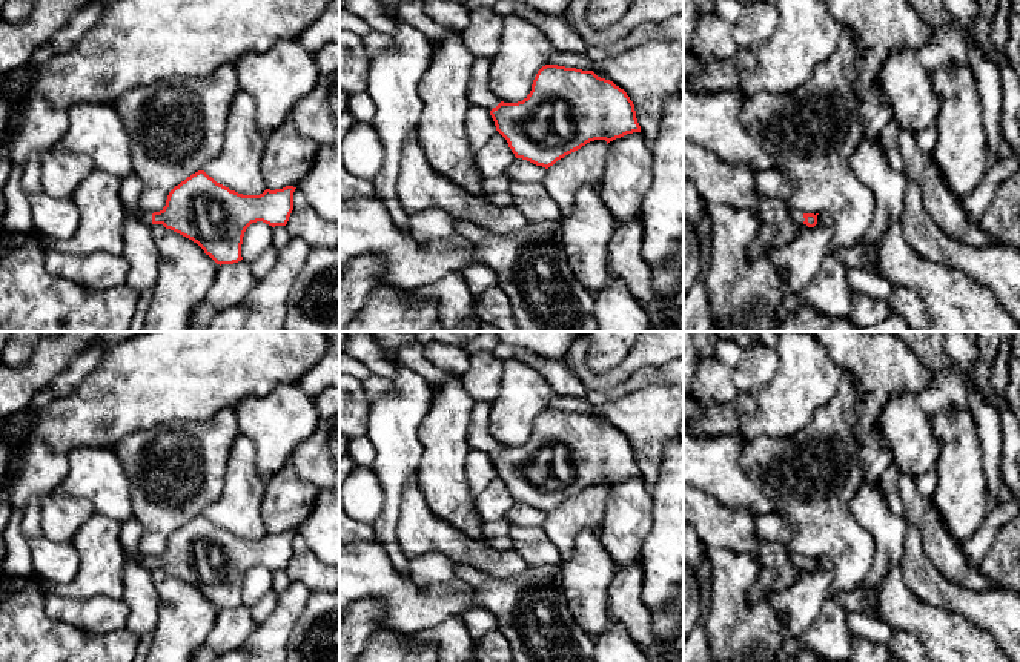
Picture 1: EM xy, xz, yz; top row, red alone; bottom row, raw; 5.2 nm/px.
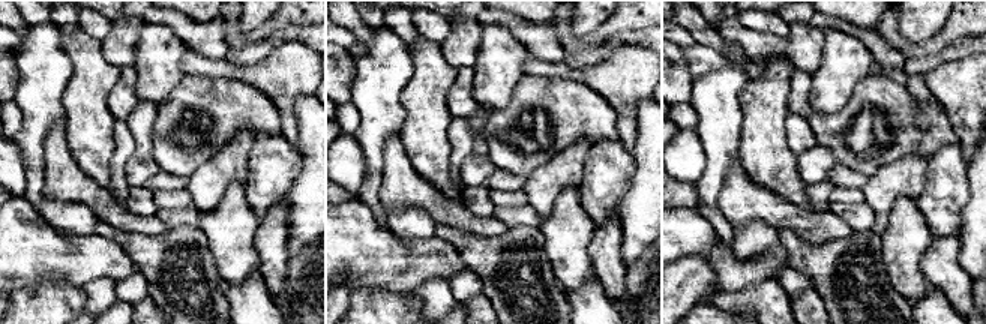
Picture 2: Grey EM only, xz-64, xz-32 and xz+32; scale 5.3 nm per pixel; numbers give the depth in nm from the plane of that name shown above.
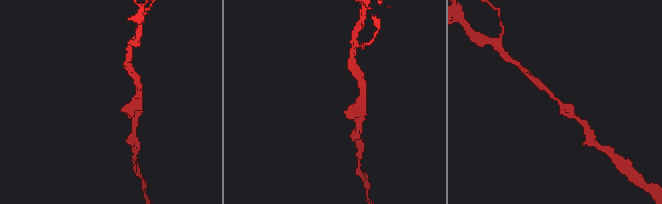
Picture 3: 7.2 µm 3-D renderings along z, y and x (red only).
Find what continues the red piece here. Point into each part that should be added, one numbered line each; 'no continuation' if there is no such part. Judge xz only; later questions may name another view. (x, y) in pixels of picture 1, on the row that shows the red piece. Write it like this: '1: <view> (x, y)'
1: xz (480, 94)

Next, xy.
1: xy (131, 186)

